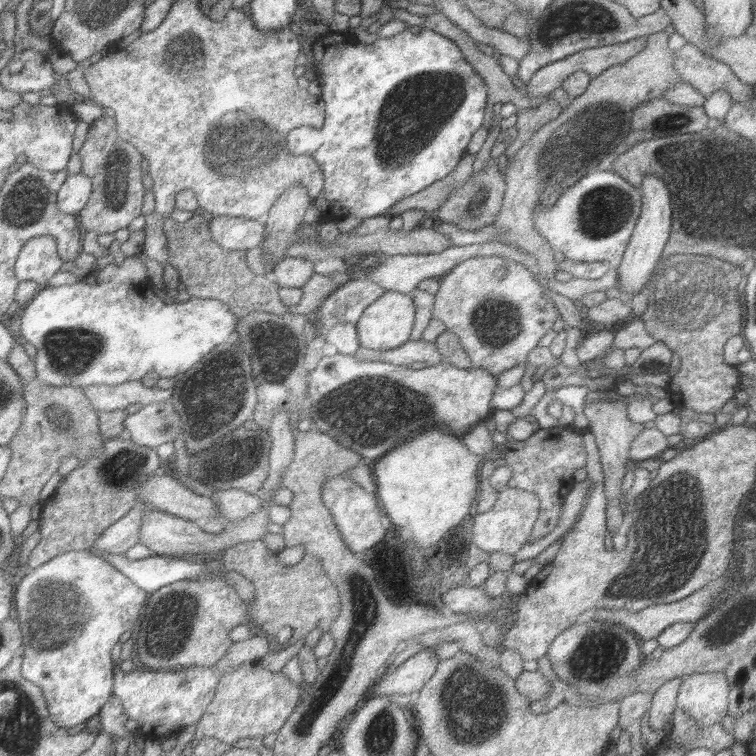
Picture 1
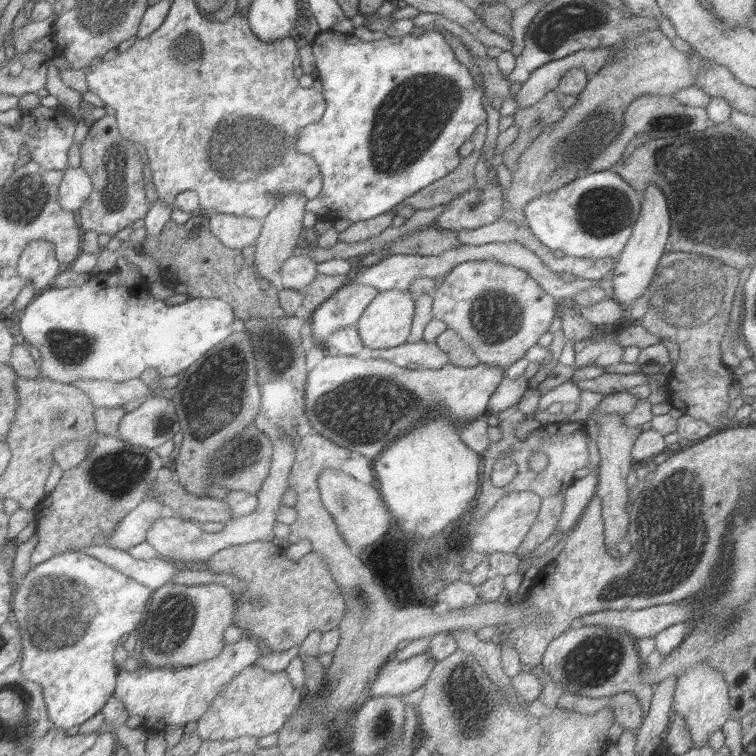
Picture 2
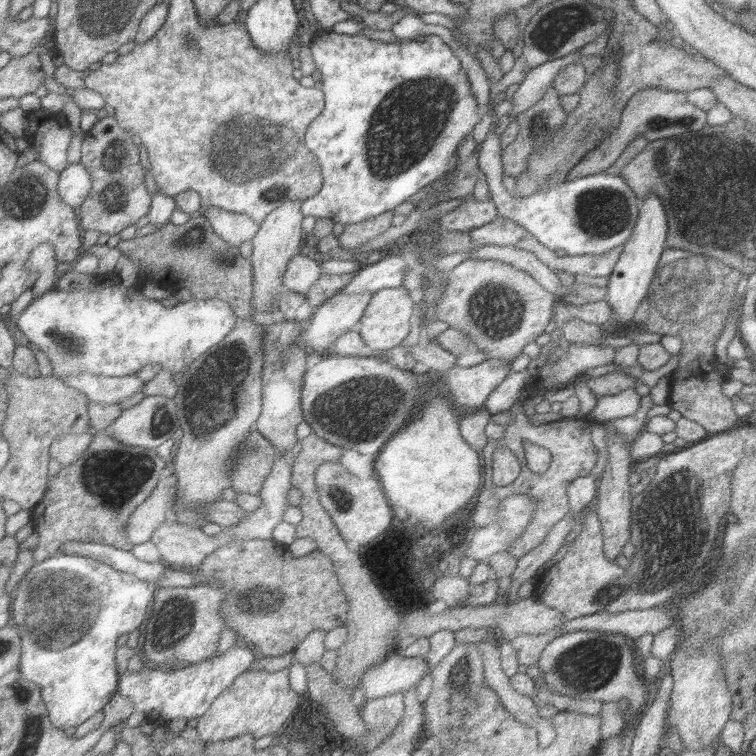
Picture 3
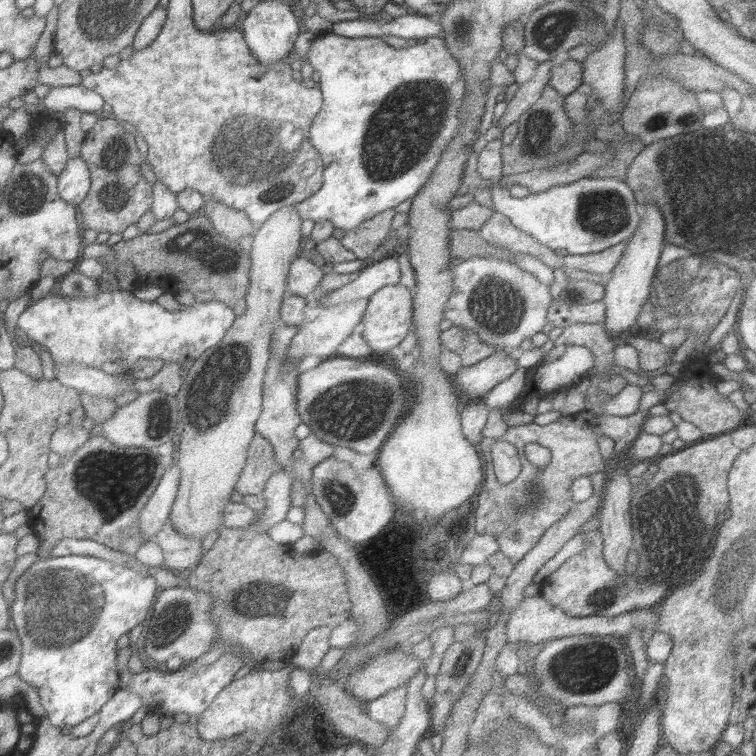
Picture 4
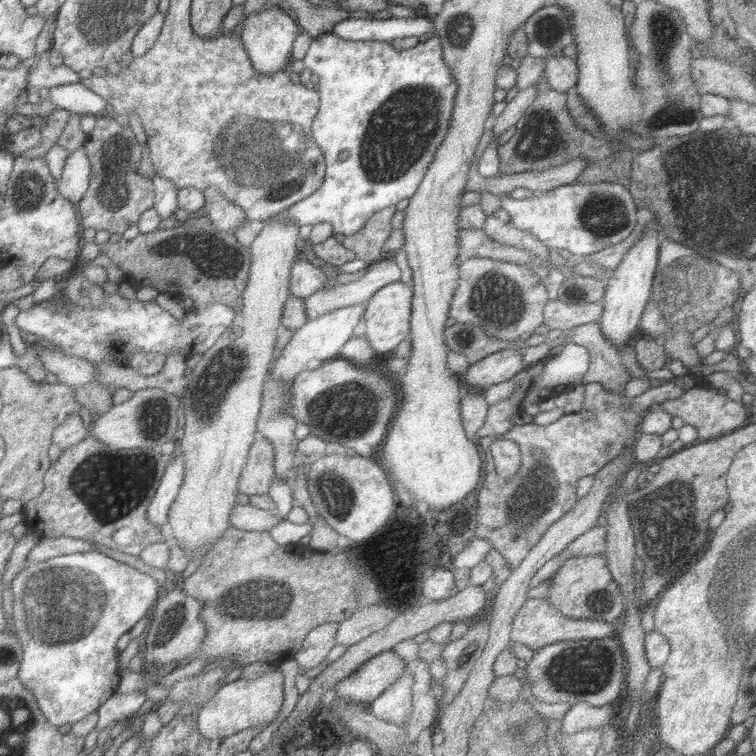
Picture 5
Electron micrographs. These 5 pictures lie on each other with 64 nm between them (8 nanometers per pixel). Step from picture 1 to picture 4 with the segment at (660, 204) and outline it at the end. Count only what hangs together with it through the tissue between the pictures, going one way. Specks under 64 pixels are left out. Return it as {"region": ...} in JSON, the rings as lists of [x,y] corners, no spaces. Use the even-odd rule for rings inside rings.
{"region":[[[655,202],[645,204],[645,218],[637,226],[633,238],[629,238],[617,266],[607,278],[603,306],[605,306],[605,330],[611,338],[619,340],[619,334],[637,324],[641,306],[649,300],[649,288],[653,288],[653,276],[657,276],[657,260],[665,248],[665,216]]]}

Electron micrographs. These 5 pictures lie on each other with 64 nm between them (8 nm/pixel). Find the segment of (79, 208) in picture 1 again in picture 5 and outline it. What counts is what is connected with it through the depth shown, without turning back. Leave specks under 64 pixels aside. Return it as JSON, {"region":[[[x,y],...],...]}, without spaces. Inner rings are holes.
{"region":[[[83,146],[81,150],[73,152],[73,156],[67,160],[63,180],[59,182],[61,196],[79,204],[91,190],[91,182],[93,182],[93,162]]]}

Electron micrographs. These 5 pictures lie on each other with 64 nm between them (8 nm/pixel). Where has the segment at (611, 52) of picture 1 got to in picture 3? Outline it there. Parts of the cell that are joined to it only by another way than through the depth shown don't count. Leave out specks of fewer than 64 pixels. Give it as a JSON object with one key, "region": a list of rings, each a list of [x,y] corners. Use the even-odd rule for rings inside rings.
{"region":[[[573,52],[573,54],[563,56],[563,58],[543,62],[541,66],[529,70],[525,80],[519,84],[519,88],[513,94],[513,100],[511,100],[513,102],[513,112],[509,116],[515,118],[521,112],[529,110],[533,104],[537,104],[545,96],[545,92],[553,86],[553,80],[555,80],[555,76],[559,76],[559,70],[567,68],[571,64],[581,64],[585,68],[585,72],[591,76],[603,64],[603,56],[601,54],[597,54],[597,56],[581,56],[579,52]]]}

